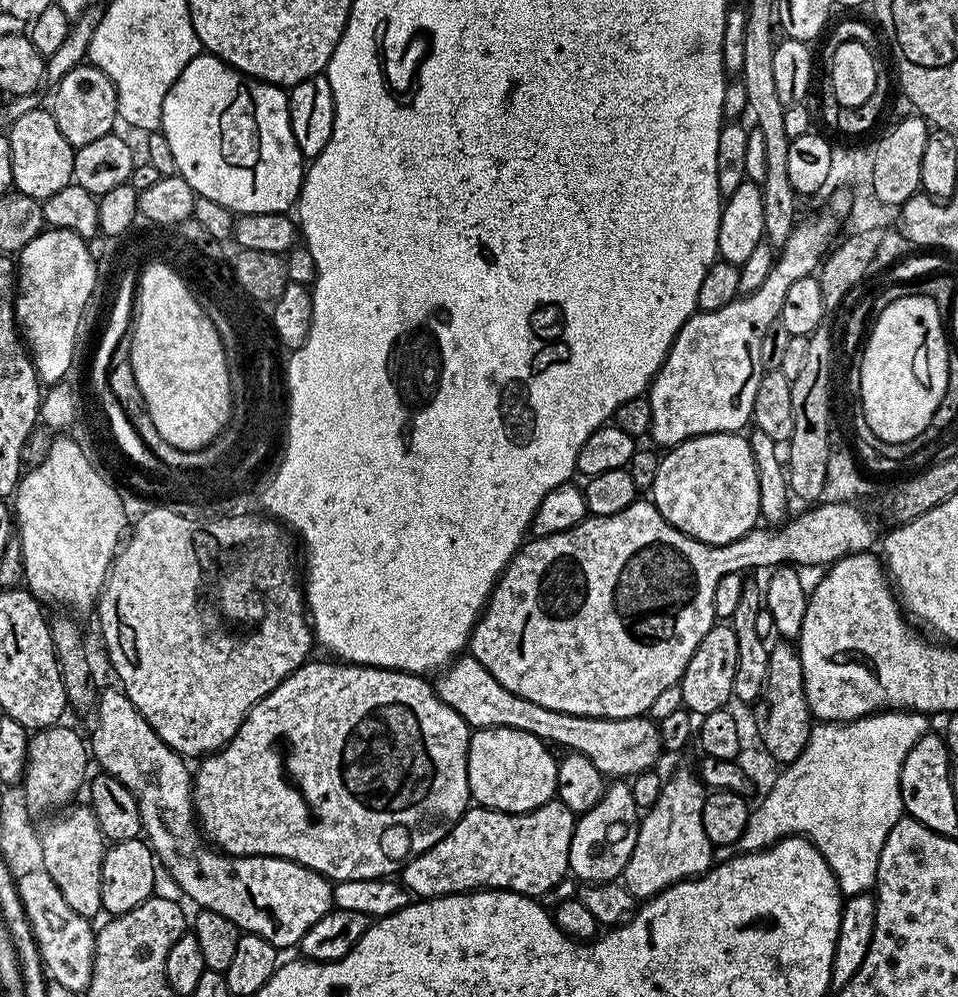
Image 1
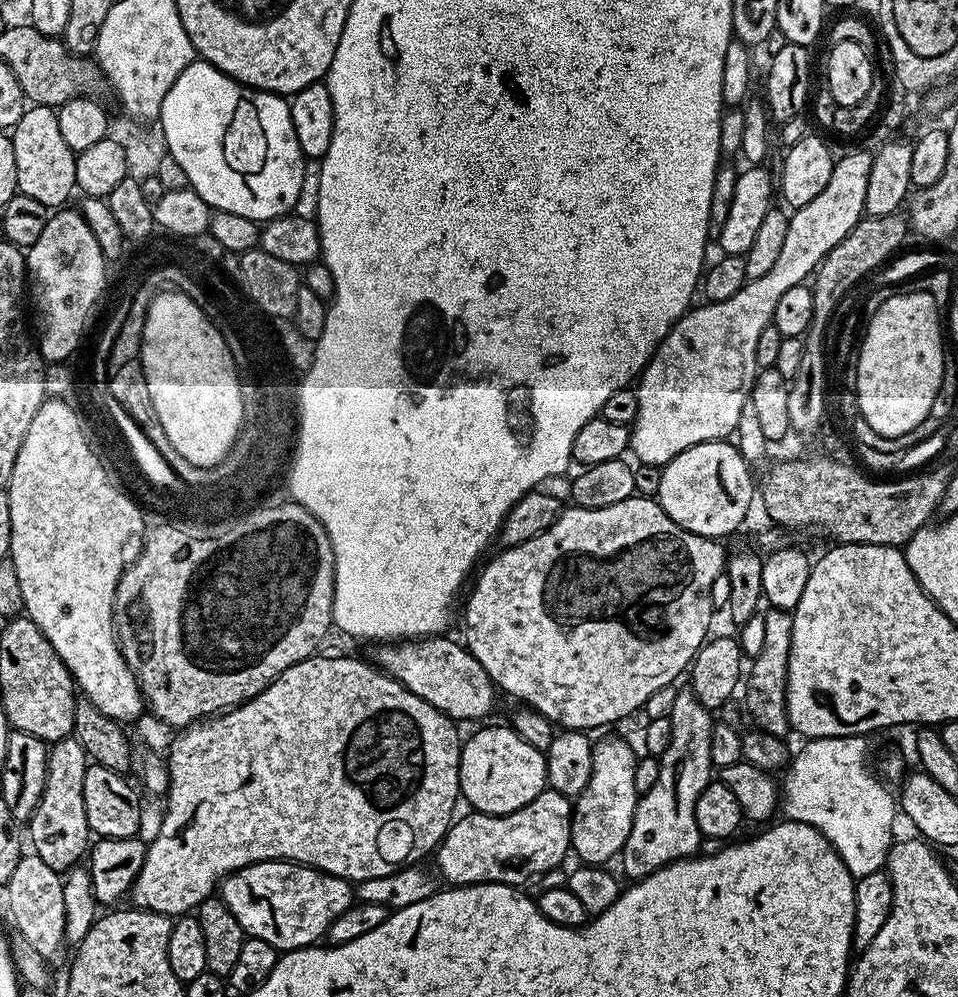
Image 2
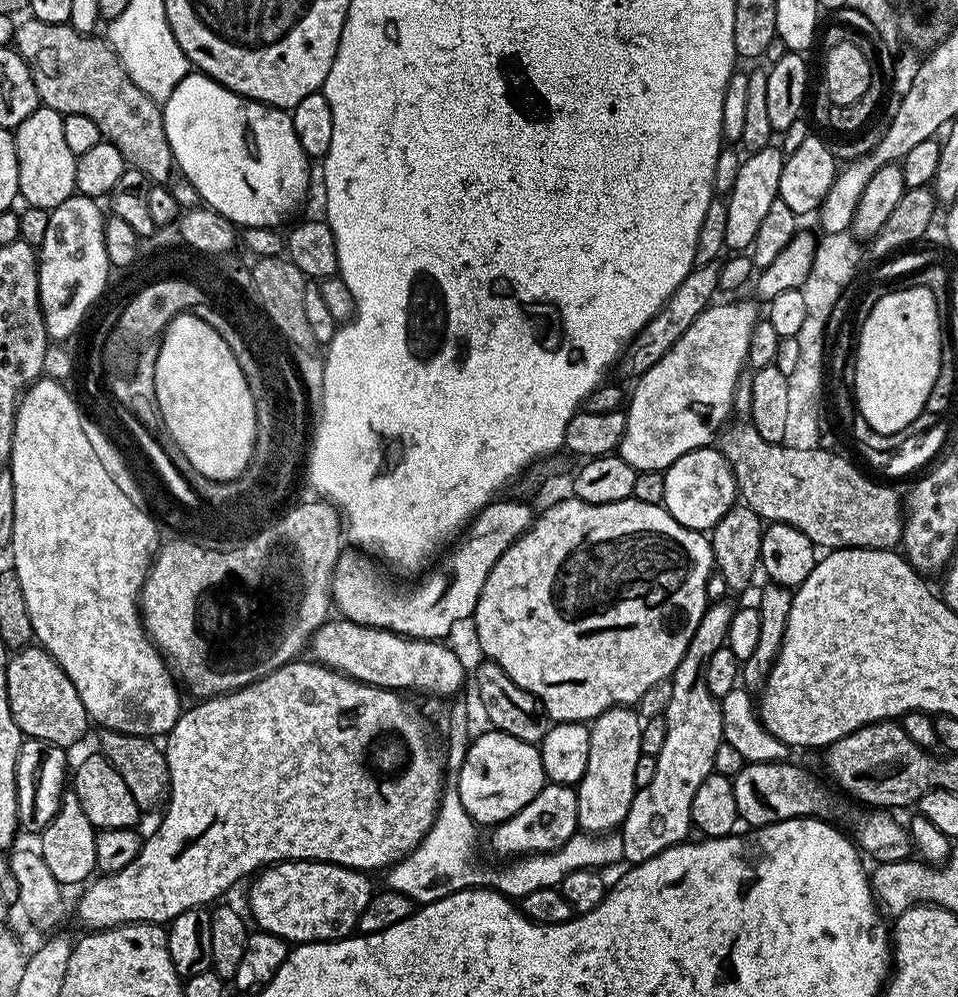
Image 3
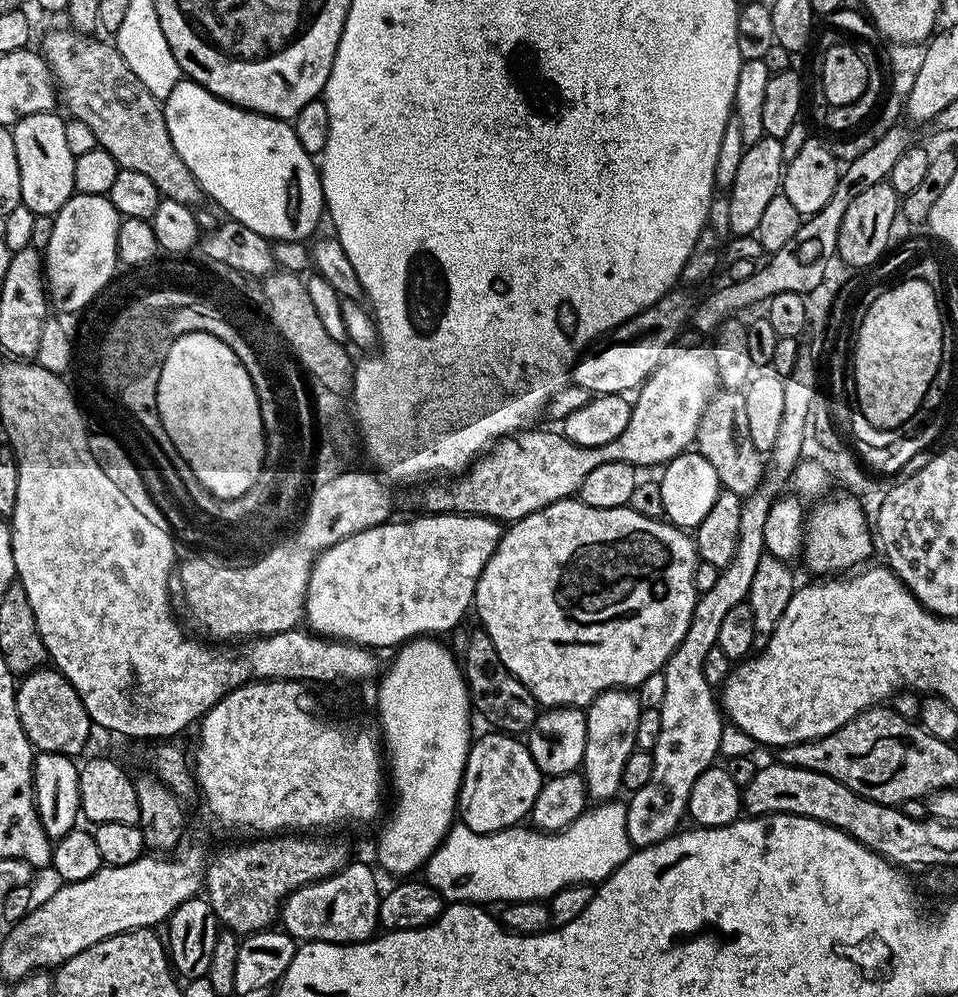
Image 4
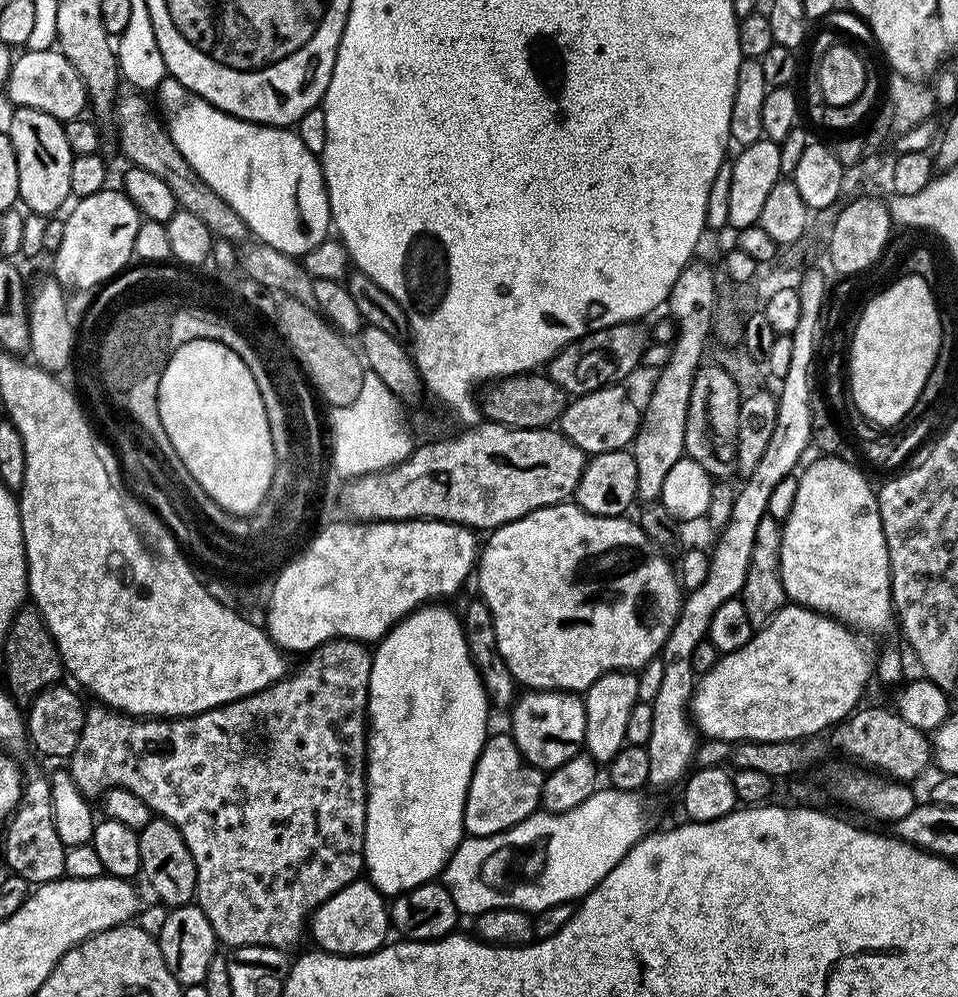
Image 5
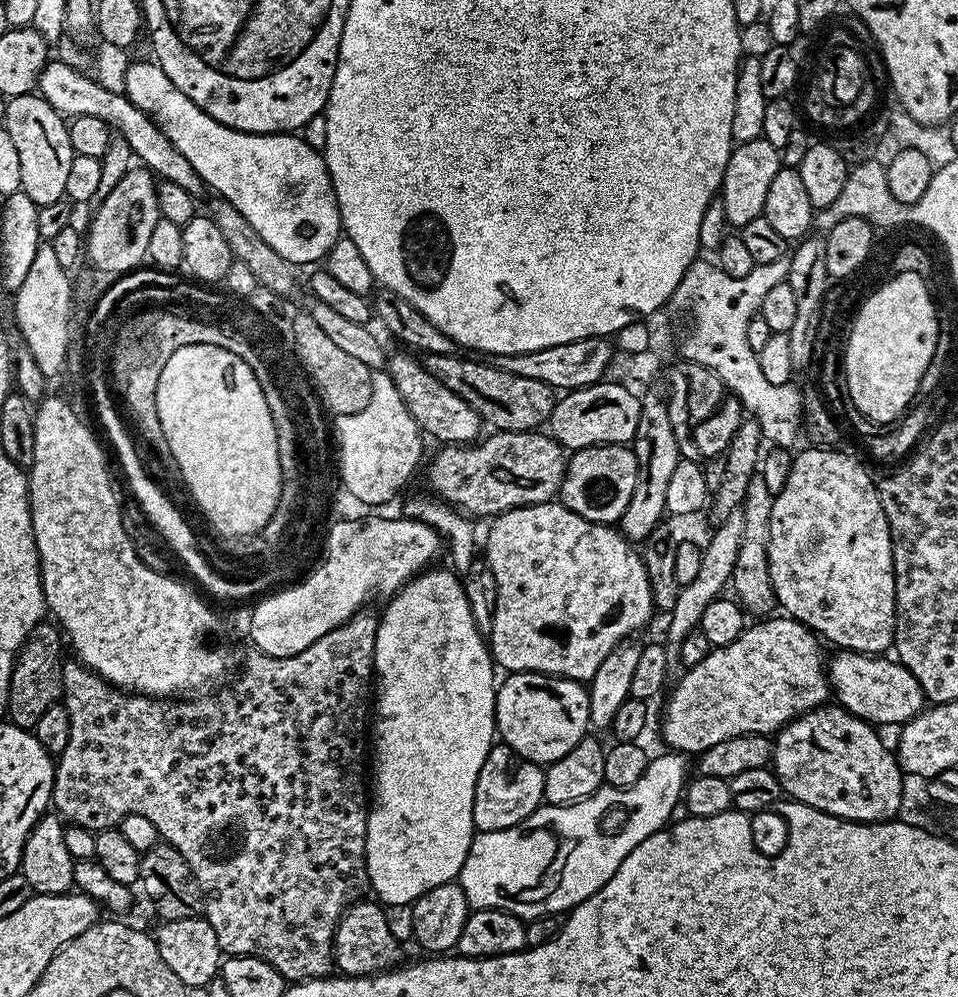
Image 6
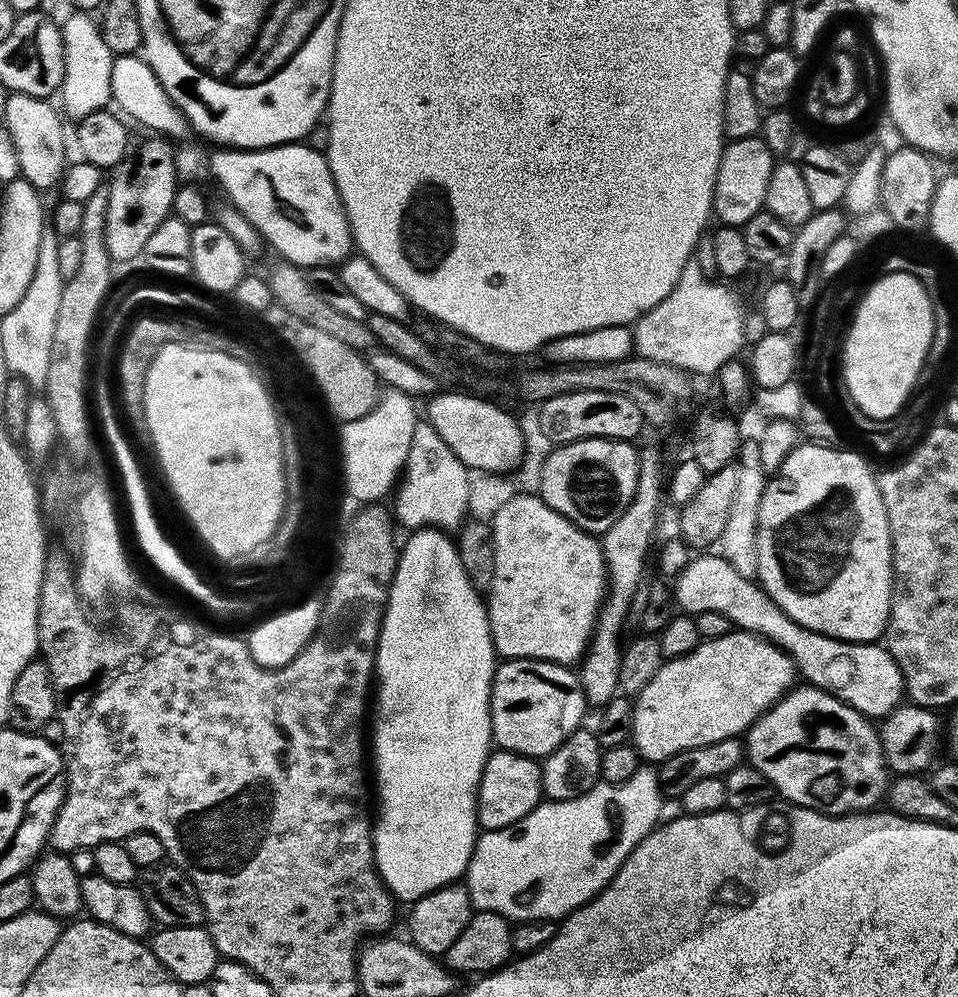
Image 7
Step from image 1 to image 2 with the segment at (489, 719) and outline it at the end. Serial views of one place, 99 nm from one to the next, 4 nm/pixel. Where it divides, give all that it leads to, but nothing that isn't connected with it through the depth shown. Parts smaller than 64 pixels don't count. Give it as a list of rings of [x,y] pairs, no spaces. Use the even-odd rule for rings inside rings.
[[[447,635],[425,636],[414,640],[402,640],[399,642],[384,642],[379,645],[380,648],[374,657],[375,663],[379,665],[388,675],[394,677],[406,690],[418,694],[430,706],[434,706],[442,714],[446,714],[453,722],[460,720],[480,720],[492,708],[492,703],[498,697],[498,689],[492,680],[486,674],[482,662],[474,658],[472,653],[459,639],[447,640]]]

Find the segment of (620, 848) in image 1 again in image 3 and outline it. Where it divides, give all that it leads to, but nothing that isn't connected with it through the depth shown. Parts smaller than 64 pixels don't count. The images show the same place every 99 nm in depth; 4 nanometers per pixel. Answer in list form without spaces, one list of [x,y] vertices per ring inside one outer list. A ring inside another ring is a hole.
[[[625,705],[604,711],[591,721],[586,772],[576,785],[578,826],[581,831],[604,834],[623,824],[637,789],[634,771],[641,755],[641,726],[639,713]]]

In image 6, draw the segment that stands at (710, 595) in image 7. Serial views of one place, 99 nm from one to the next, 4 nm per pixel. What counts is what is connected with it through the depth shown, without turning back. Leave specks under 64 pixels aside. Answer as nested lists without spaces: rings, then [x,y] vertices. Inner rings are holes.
[[[840,650],[833,660],[826,664],[828,682],[839,706],[852,715],[868,721],[873,726],[880,724],[896,724],[902,726],[910,718],[924,711],[926,701],[922,686],[918,686],[918,678],[910,674],[895,659],[885,658],[880,654],[866,652],[850,652]]]

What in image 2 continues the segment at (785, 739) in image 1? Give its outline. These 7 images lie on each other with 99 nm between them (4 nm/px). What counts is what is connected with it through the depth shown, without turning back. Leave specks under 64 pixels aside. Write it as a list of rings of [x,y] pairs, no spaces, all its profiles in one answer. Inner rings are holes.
[[[768,608],[763,613],[766,631],[762,633],[762,651],[751,657],[752,669],[747,669],[746,683],[742,688],[744,704],[748,707],[748,716],[755,727],[766,734],[787,737],[790,732],[786,690],[788,689],[788,667],[790,666],[790,646],[794,634],[792,612],[783,612],[777,608]]]

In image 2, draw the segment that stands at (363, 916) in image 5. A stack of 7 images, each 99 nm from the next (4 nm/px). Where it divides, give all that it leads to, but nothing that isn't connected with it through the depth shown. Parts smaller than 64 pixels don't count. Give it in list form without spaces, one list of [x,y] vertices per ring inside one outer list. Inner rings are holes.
[[[267,860],[239,868],[231,876],[224,877],[218,895],[230,914],[238,918],[249,937],[270,942],[270,946],[281,953],[292,952],[296,948],[310,948],[323,941],[334,918],[338,918],[338,914],[345,912],[354,903],[354,888],[349,881],[328,872],[319,872],[307,864],[293,864],[291,860]]]

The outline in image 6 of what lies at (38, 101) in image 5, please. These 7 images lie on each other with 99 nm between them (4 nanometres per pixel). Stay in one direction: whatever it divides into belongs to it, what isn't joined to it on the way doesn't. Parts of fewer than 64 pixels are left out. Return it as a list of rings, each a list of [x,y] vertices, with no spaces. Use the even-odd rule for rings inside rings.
[[[55,62],[45,64],[40,72],[38,92],[65,118],[102,118],[102,122],[110,125],[117,135],[126,138],[133,157],[160,180],[169,180],[182,186],[182,190],[186,190],[194,198],[200,198],[200,195],[206,192],[204,179],[194,170],[194,166],[190,166],[190,162],[186,162],[186,158],[176,149],[174,142],[170,142],[170,138],[162,134],[160,127],[152,121],[151,115],[138,110],[138,106],[134,106],[134,102],[130,102],[130,98],[123,92],[106,90],[91,75],[83,76],[70,65]]]

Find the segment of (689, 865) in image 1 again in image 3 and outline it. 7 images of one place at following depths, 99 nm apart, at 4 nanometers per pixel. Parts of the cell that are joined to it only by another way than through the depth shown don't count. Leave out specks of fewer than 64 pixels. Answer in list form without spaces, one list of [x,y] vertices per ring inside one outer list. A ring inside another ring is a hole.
[[[727,599],[709,603],[702,614],[702,622],[698,622],[698,630],[694,630],[694,638],[690,638],[690,646],[686,646],[686,654],[682,654],[682,662],[678,662],[670,677],[670,706],[666,706],[663,714],[666,718],[666,743],[656,755],[654,778],[650,778],[645,788],[636,789],[629,813],[618,828],[624,860],[629,865],[641,864],[662,854],[662,850],[685,843],[689,839],[688,832],[693,831],[694,794],[698,786],[712,775],[714,754],[718,754],[718,746],[724,739],[720,701],[710,694],[710,686],[706,686],[706,666],[710,654],[725,647],[728,639],[734,611],[733,605],[728,603]]]

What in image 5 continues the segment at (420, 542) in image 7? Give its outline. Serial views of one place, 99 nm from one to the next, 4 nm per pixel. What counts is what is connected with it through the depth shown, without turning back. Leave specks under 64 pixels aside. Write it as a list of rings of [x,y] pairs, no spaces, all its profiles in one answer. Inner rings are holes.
[[[433,602],[399,620],[375,645],[368,687],[368,805],[364,835],[367,879],[388,898],[435,881],[465,839],[466,794],[474,766],[490,735],[488,695],[470,658],[459,615]]]

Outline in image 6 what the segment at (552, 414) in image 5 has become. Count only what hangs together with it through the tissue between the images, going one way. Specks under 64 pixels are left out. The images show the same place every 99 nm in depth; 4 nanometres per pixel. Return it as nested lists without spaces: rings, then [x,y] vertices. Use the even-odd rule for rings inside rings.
[[[425,355],[422,364],[430,374],[434,374],[434,378],[438,378],[438,382],[454,390],[454,394],[458,394],[466,406],[477,412],[485,425],[493,424],[493,429],[502,432],[530,432],[547,425],[558,399],[550,385],[538,382],[538,378],[522,378],[522,374],[510,374],[510,370],[497,368],[492,362],[483,364],[480,358],[467,360],[464,356],[456,355]]]

